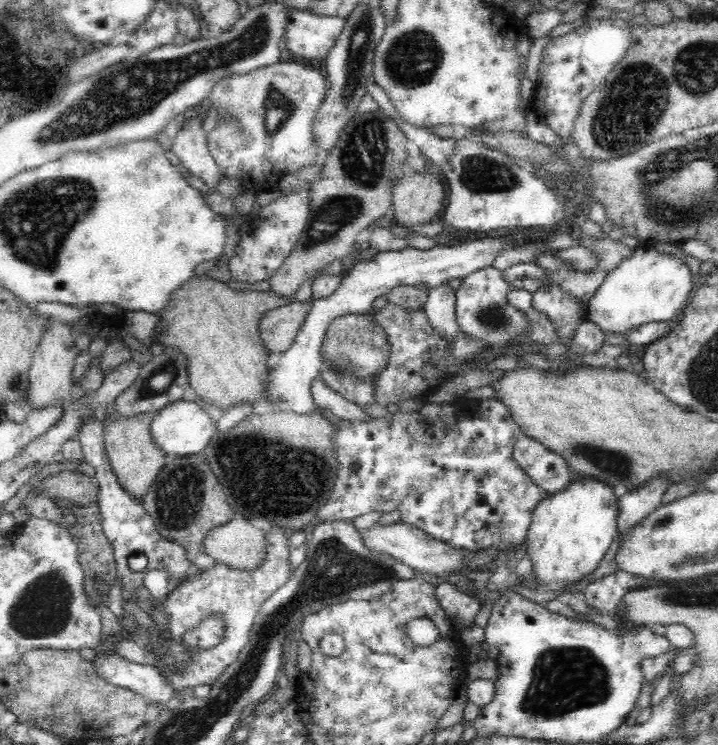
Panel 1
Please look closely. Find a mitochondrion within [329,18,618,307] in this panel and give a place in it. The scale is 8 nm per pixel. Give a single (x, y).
(412, 60)

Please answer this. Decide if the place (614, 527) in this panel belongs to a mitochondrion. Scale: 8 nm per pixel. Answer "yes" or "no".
no

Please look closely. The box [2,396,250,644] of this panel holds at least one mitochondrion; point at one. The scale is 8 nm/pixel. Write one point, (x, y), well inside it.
(44, 610)

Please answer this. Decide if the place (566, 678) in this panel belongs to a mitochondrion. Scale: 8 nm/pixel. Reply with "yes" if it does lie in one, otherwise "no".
yes

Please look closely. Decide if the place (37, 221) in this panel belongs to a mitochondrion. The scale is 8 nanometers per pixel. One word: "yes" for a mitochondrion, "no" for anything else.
yes

